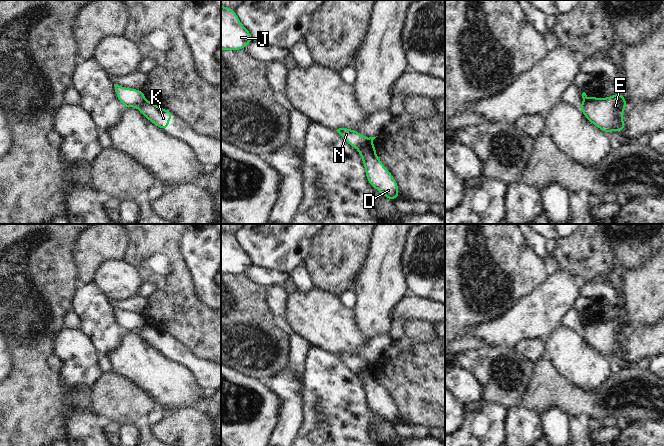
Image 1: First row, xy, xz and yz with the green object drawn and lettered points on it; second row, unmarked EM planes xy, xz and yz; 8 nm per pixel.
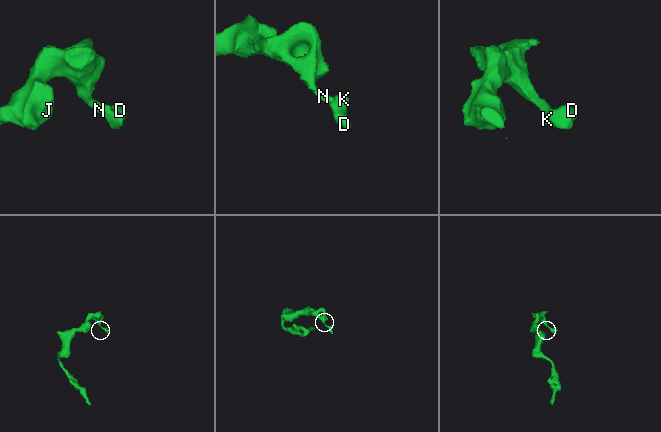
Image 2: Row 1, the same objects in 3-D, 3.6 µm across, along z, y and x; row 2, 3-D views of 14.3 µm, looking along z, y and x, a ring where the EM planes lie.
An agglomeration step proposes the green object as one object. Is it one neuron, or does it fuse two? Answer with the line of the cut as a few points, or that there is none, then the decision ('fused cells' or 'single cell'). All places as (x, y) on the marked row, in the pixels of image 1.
cut xz (367, 138), (357, 148); fused cells

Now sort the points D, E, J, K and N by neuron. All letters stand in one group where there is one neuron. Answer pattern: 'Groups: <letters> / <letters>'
Groups: D E K / J N.

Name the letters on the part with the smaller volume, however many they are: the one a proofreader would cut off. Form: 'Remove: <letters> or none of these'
Remove: D, E, K

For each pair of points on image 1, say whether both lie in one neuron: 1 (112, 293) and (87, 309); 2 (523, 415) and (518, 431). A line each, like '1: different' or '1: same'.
1: different
2: same

